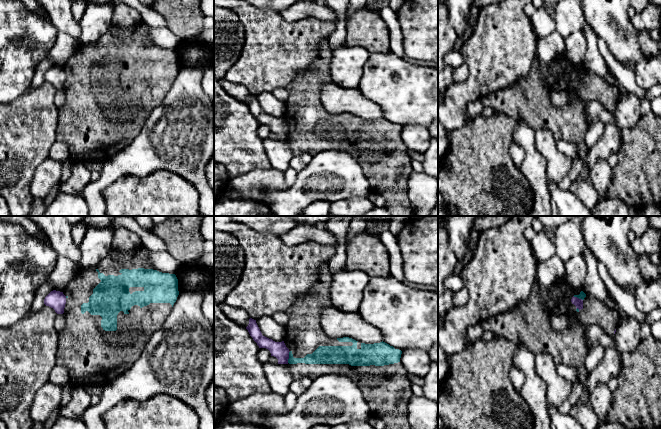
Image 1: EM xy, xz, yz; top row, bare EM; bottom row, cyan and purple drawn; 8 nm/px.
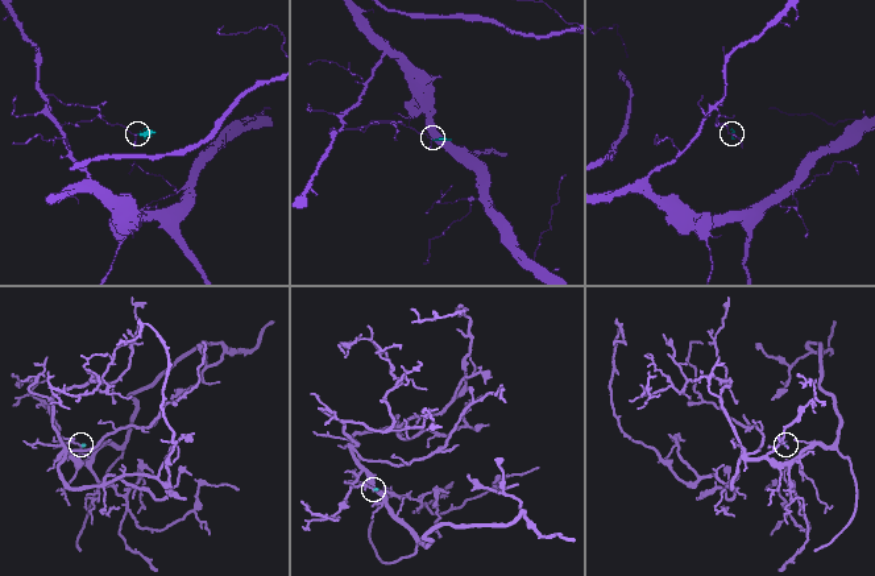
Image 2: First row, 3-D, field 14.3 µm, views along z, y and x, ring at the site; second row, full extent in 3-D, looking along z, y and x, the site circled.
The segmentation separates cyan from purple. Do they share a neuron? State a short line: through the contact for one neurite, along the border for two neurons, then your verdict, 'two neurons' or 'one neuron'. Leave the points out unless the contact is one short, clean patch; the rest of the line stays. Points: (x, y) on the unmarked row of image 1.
line xz (290, 127), (287, 138); two neurons

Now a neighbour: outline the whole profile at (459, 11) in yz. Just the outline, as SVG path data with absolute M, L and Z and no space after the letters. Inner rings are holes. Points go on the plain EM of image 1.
M443 0L443 2L448 10L449 23L459 38L465 33L468 27L474 0Z

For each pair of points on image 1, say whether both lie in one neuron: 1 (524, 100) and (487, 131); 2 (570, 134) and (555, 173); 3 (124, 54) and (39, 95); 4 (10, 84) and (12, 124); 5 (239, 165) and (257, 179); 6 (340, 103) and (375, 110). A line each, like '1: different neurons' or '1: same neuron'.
1: different neurons
2: different neurons
3: different neurons
4: different neurons
5: different neurons
6: same neuron

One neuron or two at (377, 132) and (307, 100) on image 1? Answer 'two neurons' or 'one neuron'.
one neuron

